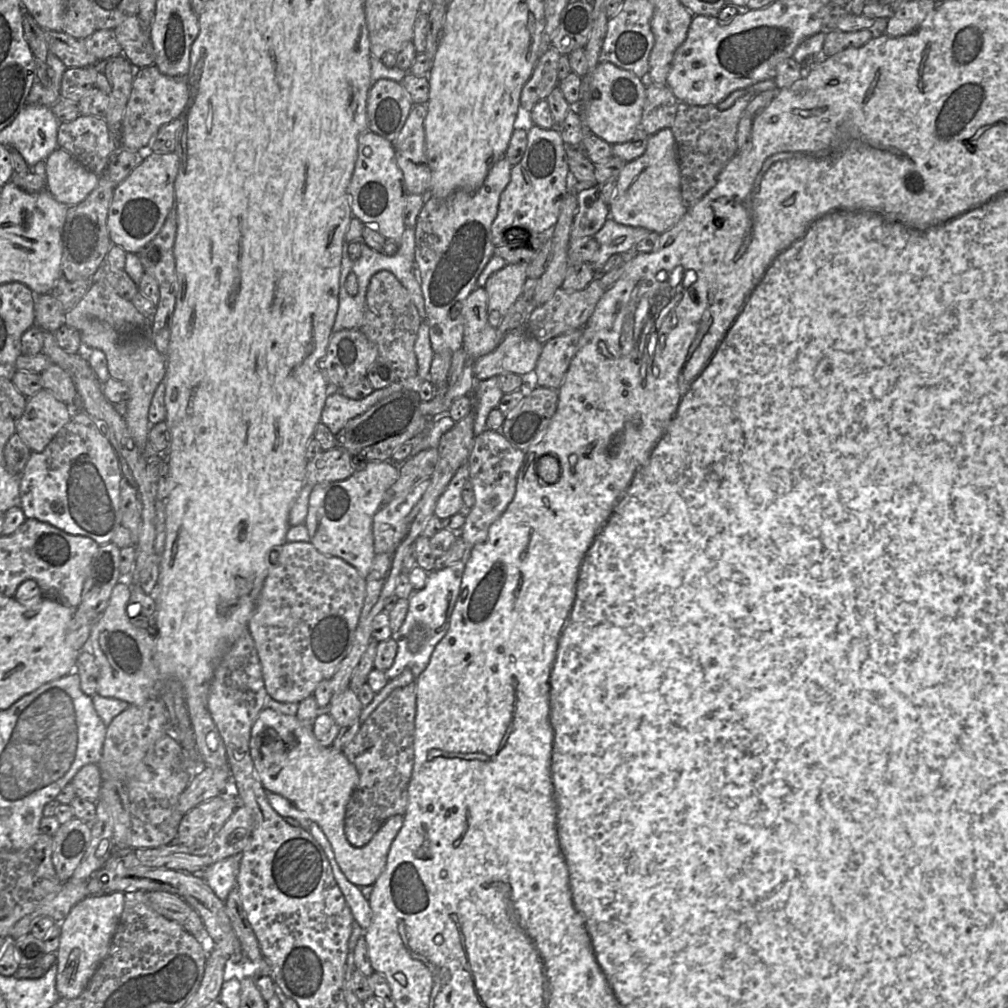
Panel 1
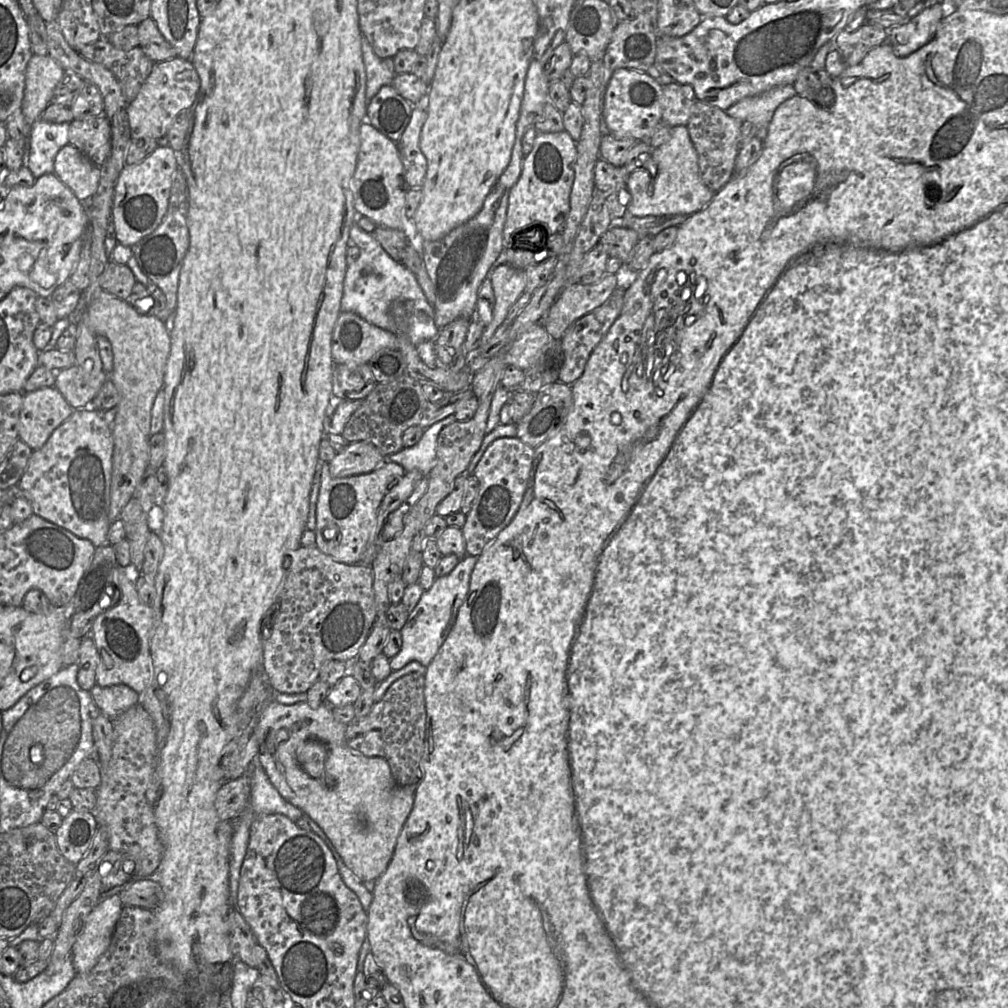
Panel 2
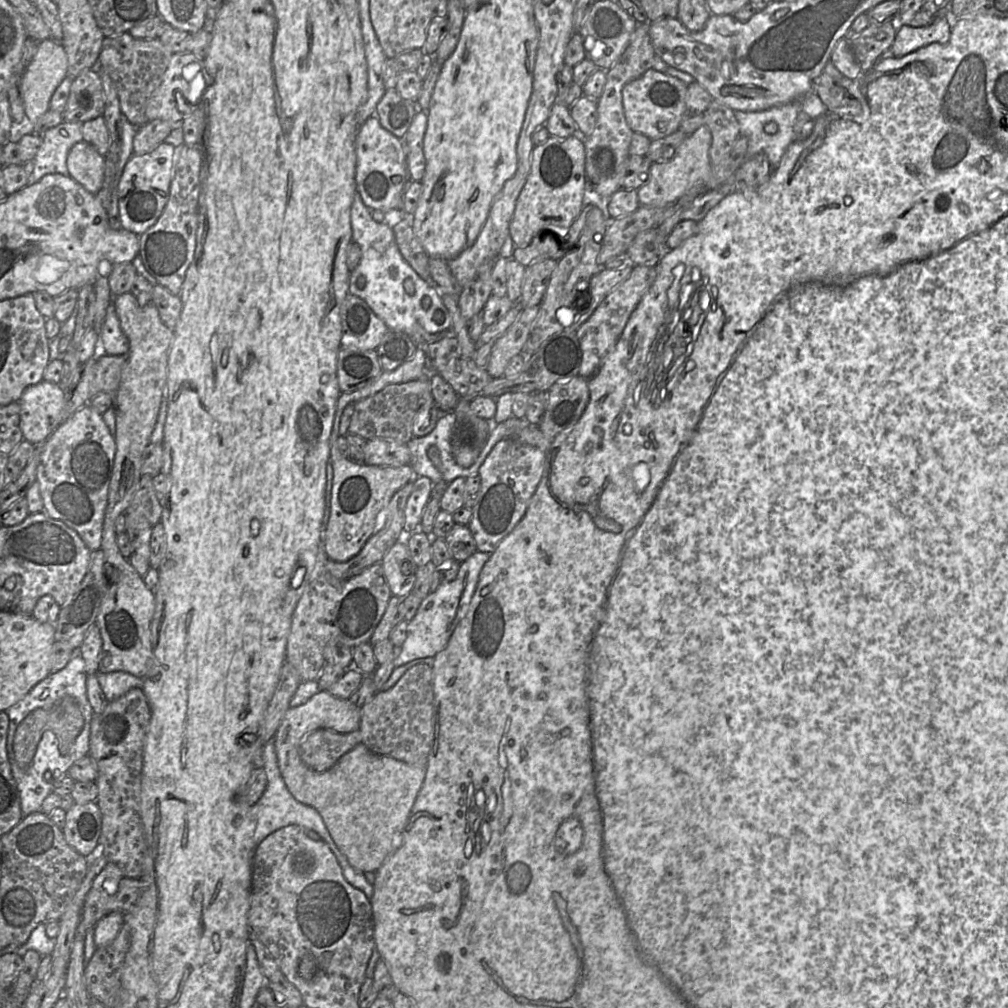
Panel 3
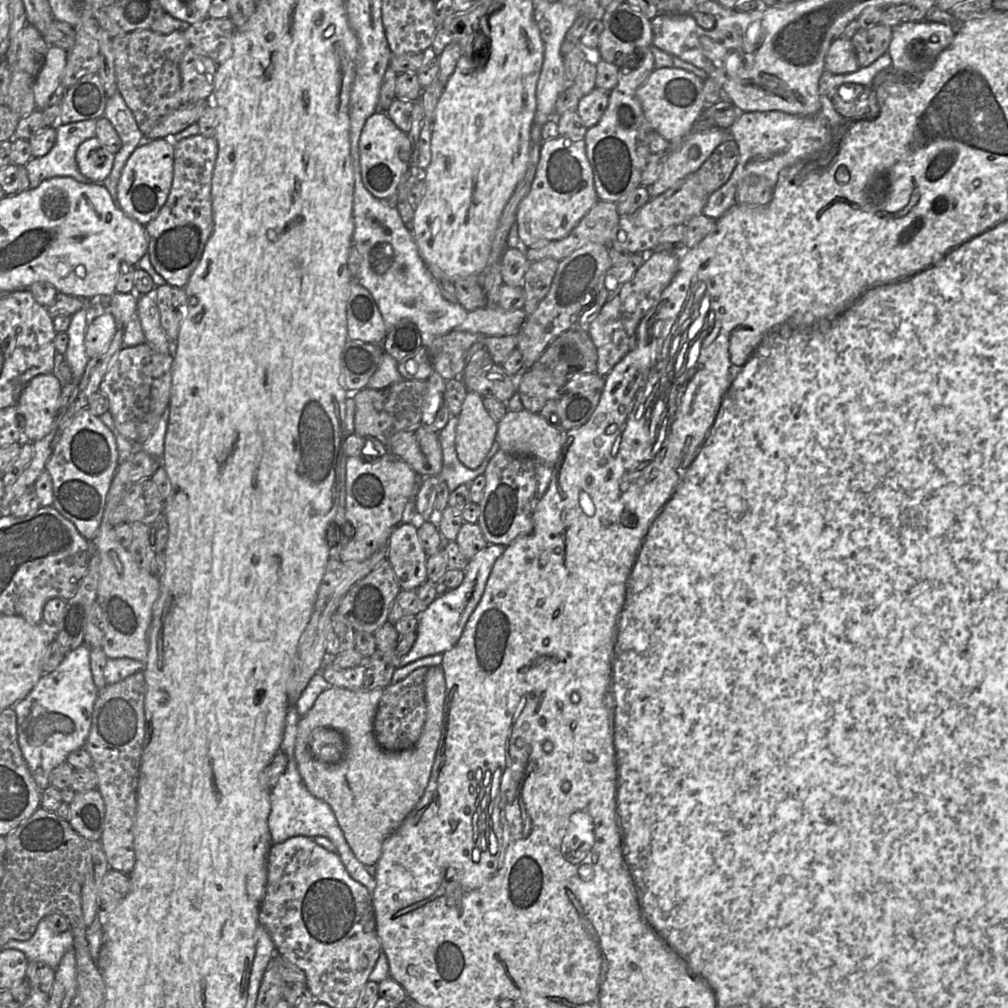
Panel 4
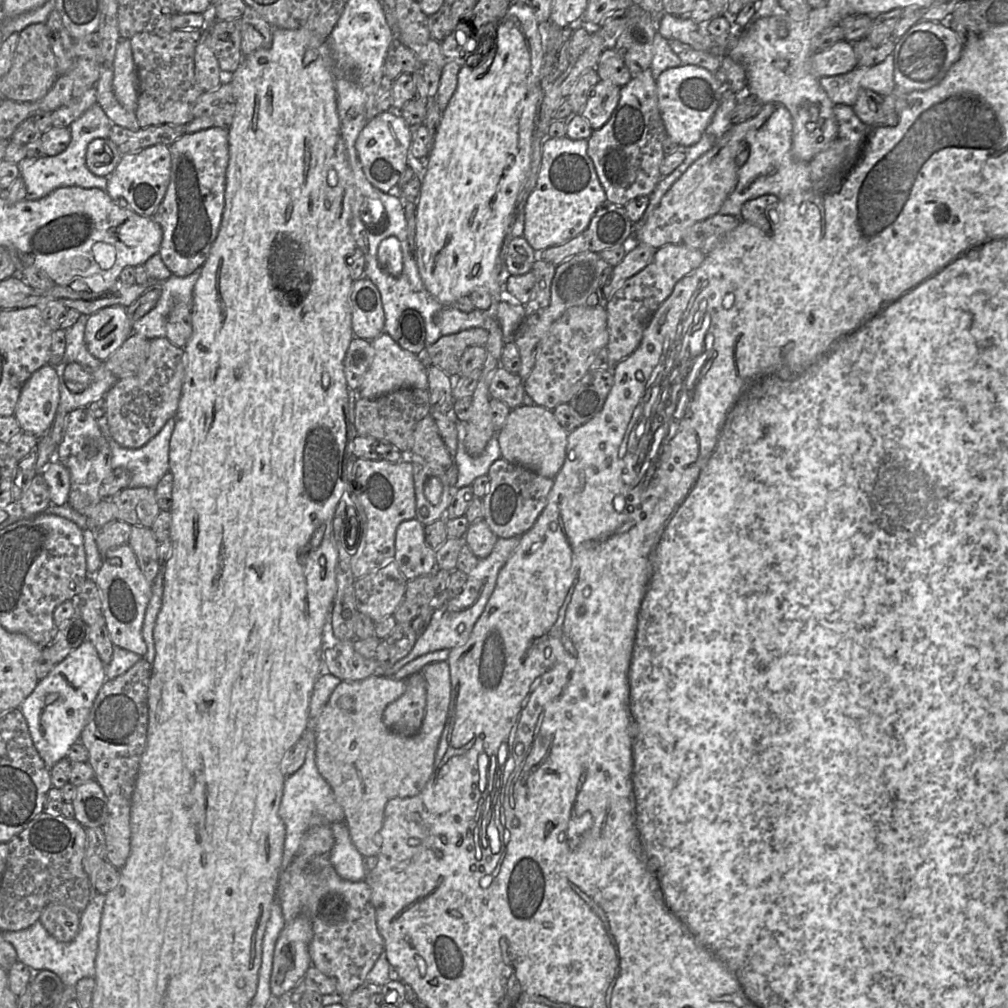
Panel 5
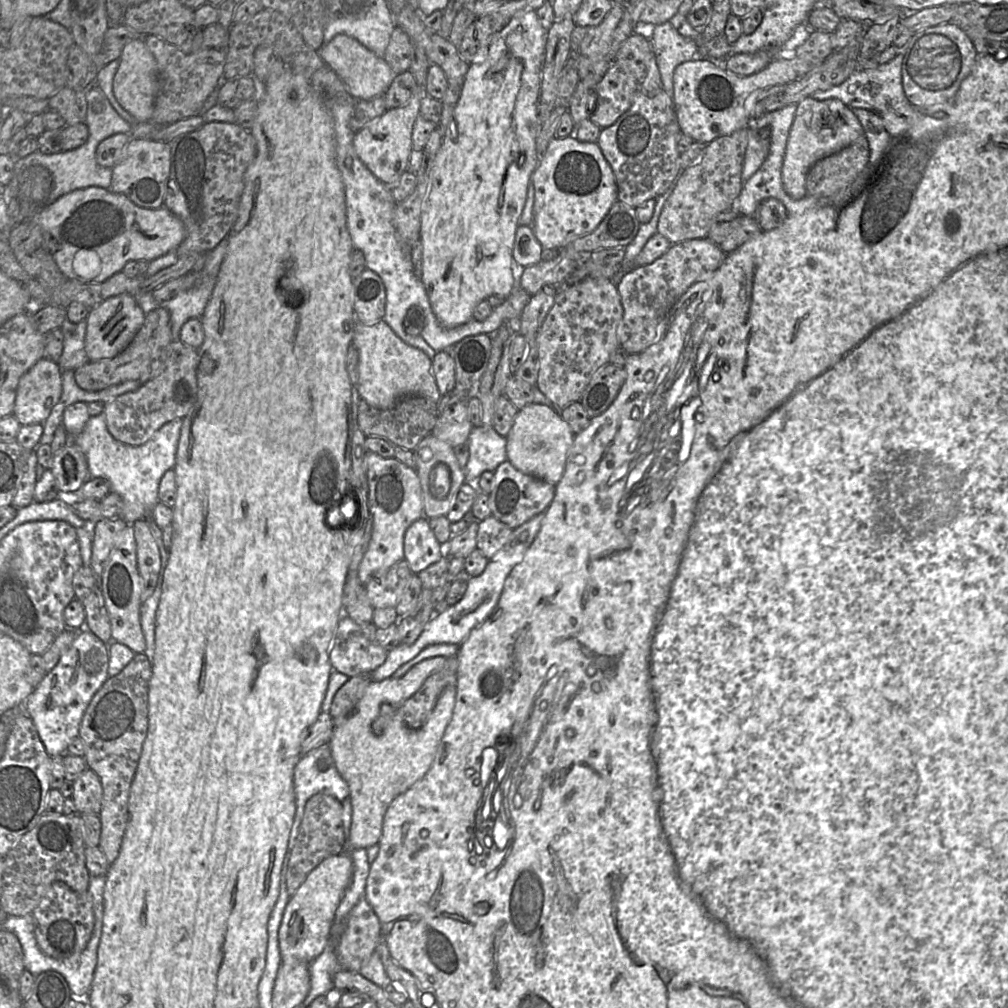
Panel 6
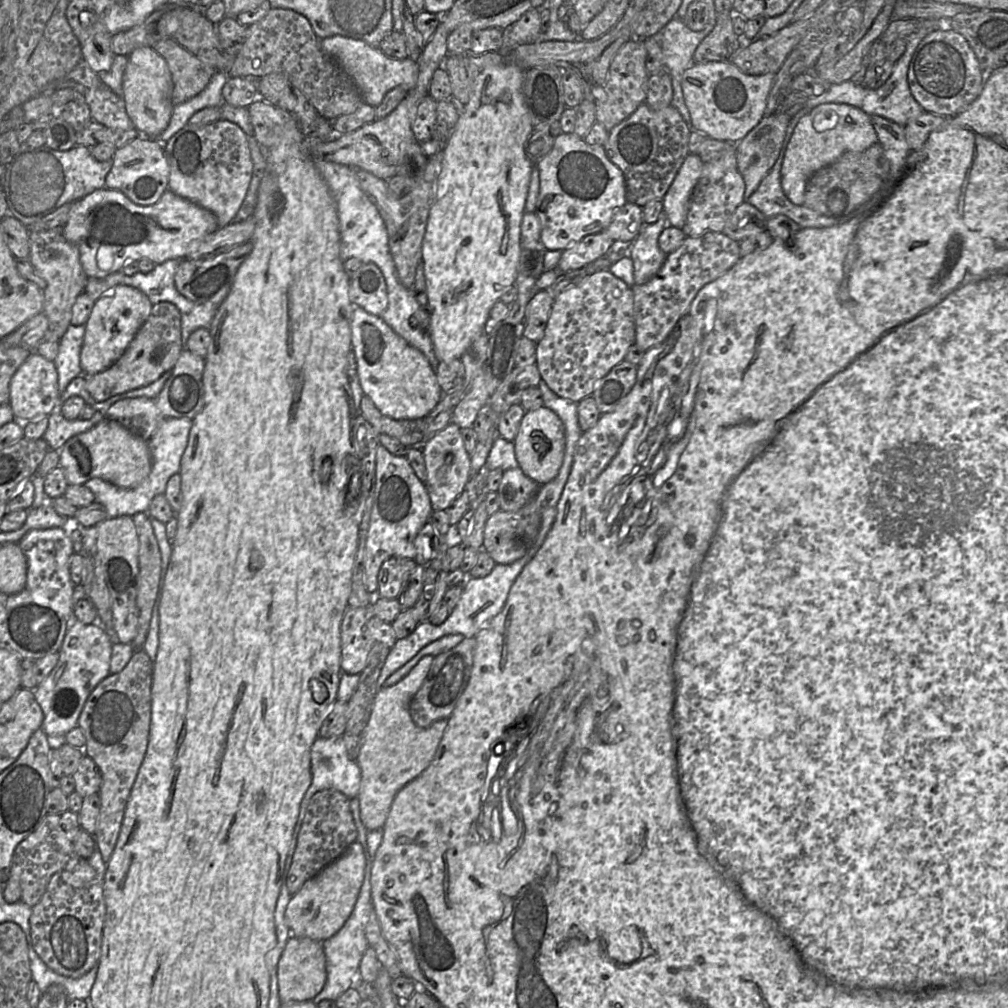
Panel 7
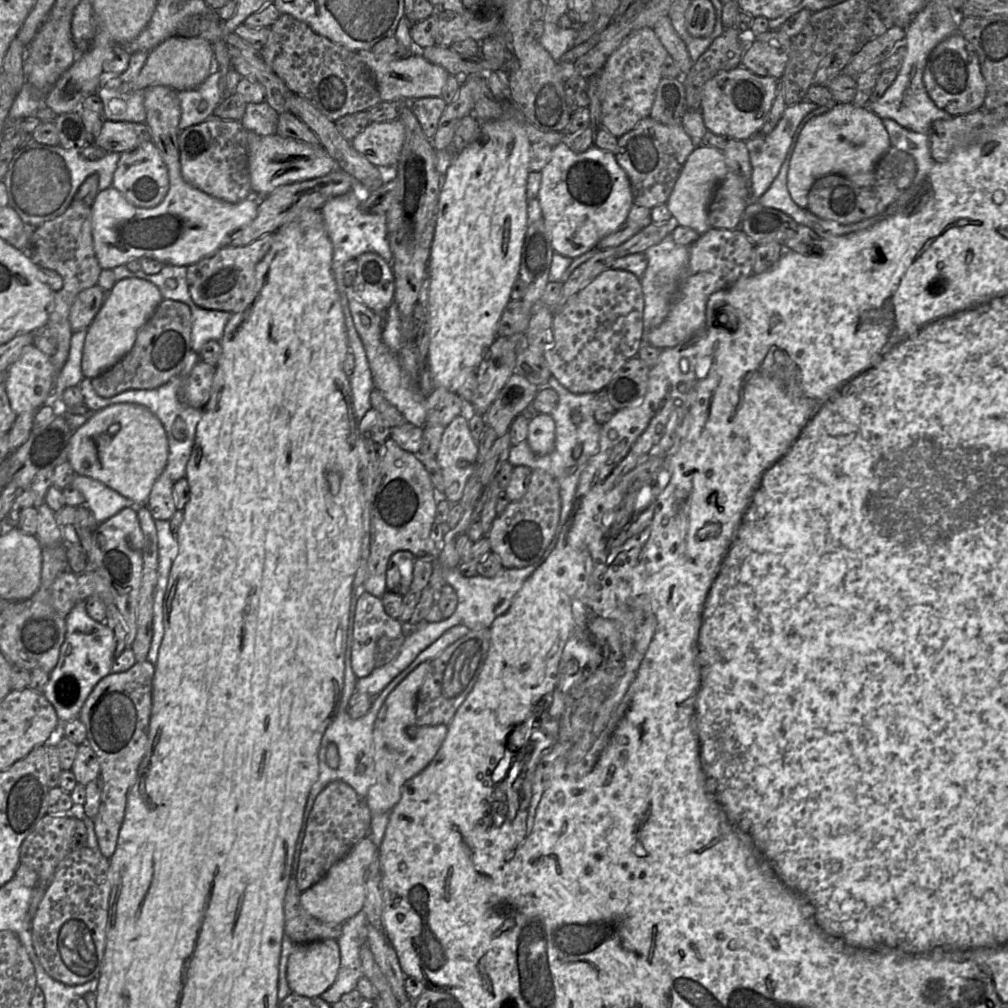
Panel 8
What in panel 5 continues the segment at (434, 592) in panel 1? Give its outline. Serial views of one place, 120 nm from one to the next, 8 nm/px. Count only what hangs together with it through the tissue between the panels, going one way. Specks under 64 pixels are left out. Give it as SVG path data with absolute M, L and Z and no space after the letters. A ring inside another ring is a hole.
M515 536L510 538L499 538L495 543L495 546L490 555L487 556L486 558L480 559L476 567L467 575L467 581L462 592L457 597L448 601L445 605L440 607L434 607L432 609L430 622L426 630L423 632L423 634L418 637L410 653L404 658L397 661L389 670L386 670L385 675L374 675L374 676L393 676L403 666L405 666L406 664L408 664L409 662L411 662L412 660L416 659L419 656L437 650L450 651L454 648L463 645L469 638L475 623L477 622L477 620L479 619L479 617L481 616L481 614L485 609L485 606L495 588L500 570L505 565L511 554L514 552L519 542L520 542L520 536Z

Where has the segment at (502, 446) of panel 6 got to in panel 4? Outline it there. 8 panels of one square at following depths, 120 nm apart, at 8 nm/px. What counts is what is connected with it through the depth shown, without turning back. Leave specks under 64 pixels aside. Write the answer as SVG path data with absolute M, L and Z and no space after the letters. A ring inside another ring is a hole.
M451 416L446 426L438 433L439 442L443 455L443 468L439 475L452 492L460 485L469 485L476 477L484 475L491 458L500 449L499 444L494 441L481 465L476 469L465 467L458 459L455 448L455 435L458 418Z

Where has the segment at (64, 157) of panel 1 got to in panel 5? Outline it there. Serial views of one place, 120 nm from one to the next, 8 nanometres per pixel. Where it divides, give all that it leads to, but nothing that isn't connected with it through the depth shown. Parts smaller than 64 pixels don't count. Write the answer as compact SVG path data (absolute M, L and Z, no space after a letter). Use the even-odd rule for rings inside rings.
M97 138L87 147L86 165L94 175L109 177L122 156L117 146L109 138Z

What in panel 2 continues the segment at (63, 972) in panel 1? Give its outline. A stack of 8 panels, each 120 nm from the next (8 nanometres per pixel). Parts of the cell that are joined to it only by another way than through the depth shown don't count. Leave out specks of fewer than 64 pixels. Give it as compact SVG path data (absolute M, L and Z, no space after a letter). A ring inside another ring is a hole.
M115 894L89 913L72 947L72 964L77 974L89 972L108 949L122 909L119 894Z

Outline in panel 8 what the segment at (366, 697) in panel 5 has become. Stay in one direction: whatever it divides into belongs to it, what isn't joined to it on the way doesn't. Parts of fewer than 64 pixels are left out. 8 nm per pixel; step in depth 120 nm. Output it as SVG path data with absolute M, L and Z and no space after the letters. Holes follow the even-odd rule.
M430 662L421 663L386 698L373 730L375 782L363 803L372 815L390 813L401 798L404 784L423 771L433 760L447 735L444 724L419 726L416 719L418 692L430 670Z

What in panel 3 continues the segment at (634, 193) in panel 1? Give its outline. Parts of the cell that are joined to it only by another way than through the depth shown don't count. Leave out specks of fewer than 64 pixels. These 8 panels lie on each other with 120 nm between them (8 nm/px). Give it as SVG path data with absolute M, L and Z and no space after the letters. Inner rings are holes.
M706 126L699 127L688 134L669 160L653 162L647 181L637 190L640 205L663 207L671 205L683 196L692 186L711 175L709 150L711 132Z

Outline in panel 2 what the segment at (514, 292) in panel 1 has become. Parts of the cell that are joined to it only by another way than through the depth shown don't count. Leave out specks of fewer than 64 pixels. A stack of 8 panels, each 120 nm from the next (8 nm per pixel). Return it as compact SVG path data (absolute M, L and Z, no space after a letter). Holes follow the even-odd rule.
M501 264L490 276L495 296L493 318L484 329L480 345L485 344L507 317L510 307L524 292L526 275L524 269L518 269L510 264Z

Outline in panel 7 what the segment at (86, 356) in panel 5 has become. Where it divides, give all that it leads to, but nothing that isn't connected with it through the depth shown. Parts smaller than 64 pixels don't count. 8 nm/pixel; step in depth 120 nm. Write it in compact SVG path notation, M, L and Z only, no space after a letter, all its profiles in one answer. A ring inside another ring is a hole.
M70 325L59 342L59 351L54 360L58 373L60 394L76 377L83 374L81 368L81 350L85 335L85 325Z

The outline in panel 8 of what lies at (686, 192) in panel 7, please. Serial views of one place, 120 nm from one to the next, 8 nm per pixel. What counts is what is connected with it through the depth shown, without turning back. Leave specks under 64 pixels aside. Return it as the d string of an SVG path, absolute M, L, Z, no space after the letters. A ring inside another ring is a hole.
M696 147L687 157L666 206L680 226L689 227L700 235L711 229L707 210L719 182L729 172L722 151L711 147Z

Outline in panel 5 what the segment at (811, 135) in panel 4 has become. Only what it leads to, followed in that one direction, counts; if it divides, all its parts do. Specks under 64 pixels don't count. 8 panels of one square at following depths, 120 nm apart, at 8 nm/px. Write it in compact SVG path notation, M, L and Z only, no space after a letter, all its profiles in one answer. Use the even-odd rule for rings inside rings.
M778 106L761 127L759 127L757 129L749 130L746 133L745 138L744 138L744 143L748 147L749 156L748 156L747 161L745 162L745 164L739 168L738 173L737 173L737 175L738 175L737 184L736 184L734 190L729 194L729 196L726 198L726 200L721 205L721 208L719 210L720 214L740 217L741 208L742 208L743 204L746 201L754 199L754 198L759 197L761 195L772 194L781 200L781 199L786 198L790 194L796 194L796 193L805 192L805 191L809 191L809 190L813 189L813 186L815 184L812 184L812 180L811 180L811 174L812 174L811 173L811 163L818 155L827 151L829 149L829 145L823 151L821 151L815 157L813 157L810 161L808 161L808 162L799 161L793 156L793 153L792 153L792 131L793 131L793 120L792 120L792 116L791 116L789 110L784 106Z

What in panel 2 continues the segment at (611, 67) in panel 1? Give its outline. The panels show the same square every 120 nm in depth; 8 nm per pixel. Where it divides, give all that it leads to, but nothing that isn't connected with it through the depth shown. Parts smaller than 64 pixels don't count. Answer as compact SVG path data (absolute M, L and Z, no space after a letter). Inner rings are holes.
M620 68L614 71L605 91L602 121L615 137L647 142L660 125L664 102L663 85L645 72Z

